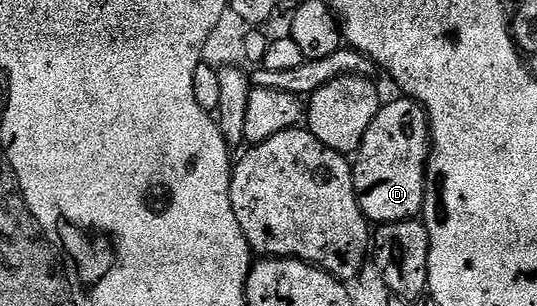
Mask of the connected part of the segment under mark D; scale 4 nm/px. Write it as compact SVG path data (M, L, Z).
M396 97L382 106L371 121L361 147L355 153L353 184L360 209L372 224L398 223L414 219L425 204L425 169L429 165L429 116L420 103Z

